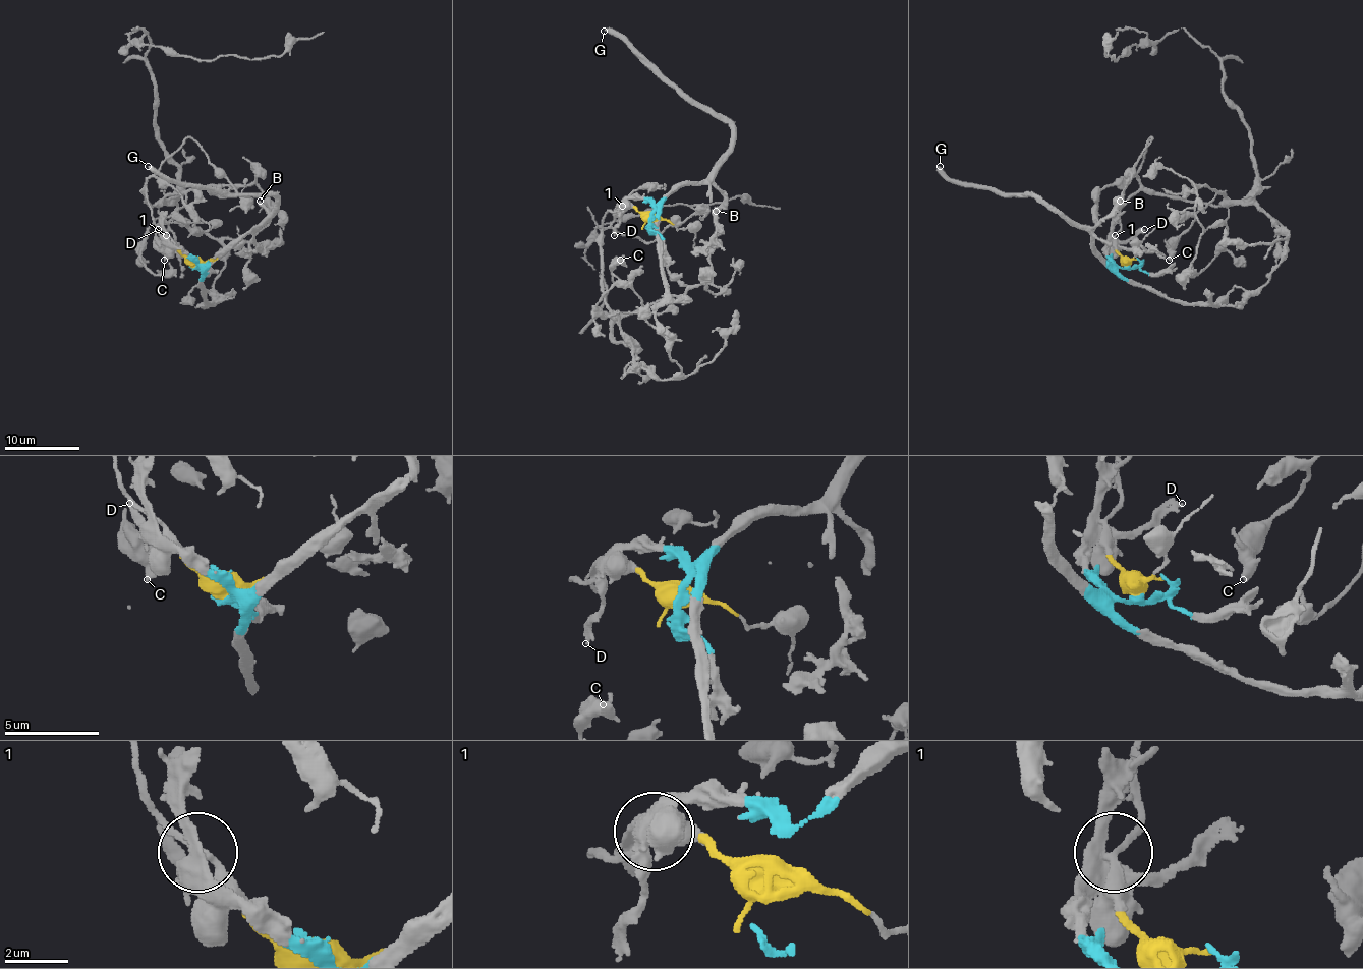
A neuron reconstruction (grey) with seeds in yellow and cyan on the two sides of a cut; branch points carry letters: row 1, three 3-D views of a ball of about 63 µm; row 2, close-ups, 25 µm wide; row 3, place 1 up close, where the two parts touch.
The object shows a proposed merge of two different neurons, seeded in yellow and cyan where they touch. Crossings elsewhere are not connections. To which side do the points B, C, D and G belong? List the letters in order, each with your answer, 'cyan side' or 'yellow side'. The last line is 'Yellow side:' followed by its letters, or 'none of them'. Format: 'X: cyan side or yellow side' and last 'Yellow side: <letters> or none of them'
B: cyan side
C: yellow side
D: cyan side
G: cyan side
Yellow side: C

